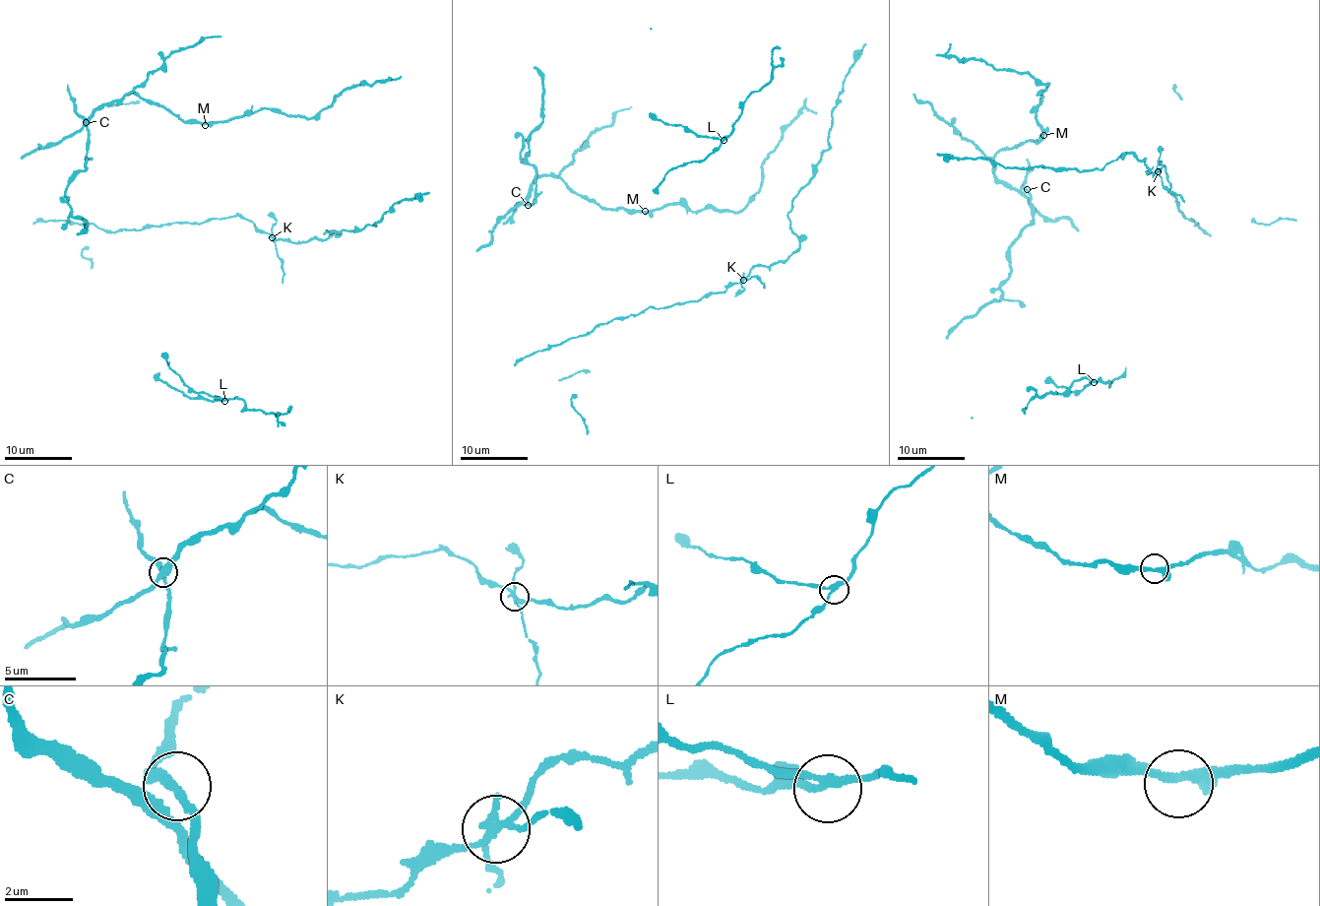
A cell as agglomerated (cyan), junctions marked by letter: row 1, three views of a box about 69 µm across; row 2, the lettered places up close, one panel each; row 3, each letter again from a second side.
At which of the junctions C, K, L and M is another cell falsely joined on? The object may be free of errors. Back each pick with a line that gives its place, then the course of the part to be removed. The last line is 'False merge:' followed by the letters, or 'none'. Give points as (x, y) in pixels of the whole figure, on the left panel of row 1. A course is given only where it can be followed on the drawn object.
K: place (272, 237); course (272, 236), (282, 268), (282, 284)
False merge: K

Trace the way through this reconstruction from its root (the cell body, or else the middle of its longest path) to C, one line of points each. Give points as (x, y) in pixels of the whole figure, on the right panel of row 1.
C: (1041, 133), (1037, 143), (1027, 142), (994, 157), (992, 168), (999, 179), (1020, 192), (1027, 189)

